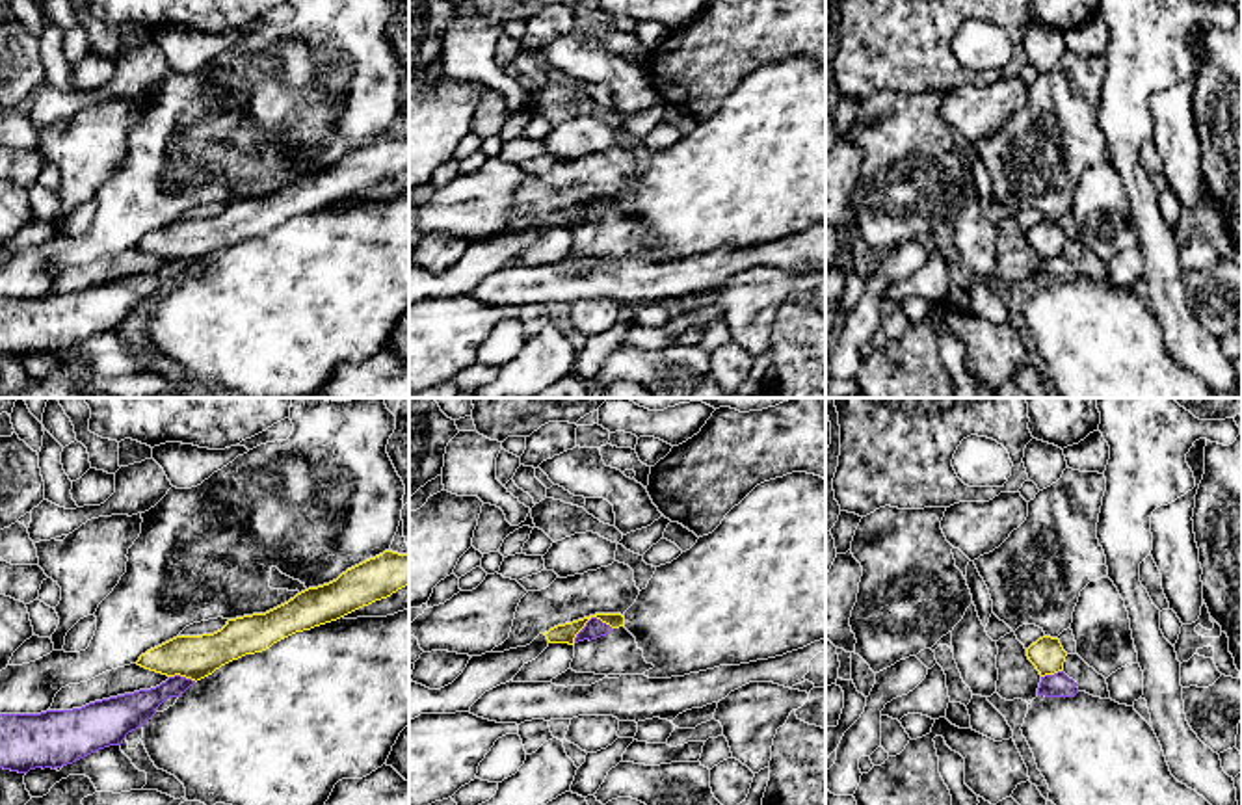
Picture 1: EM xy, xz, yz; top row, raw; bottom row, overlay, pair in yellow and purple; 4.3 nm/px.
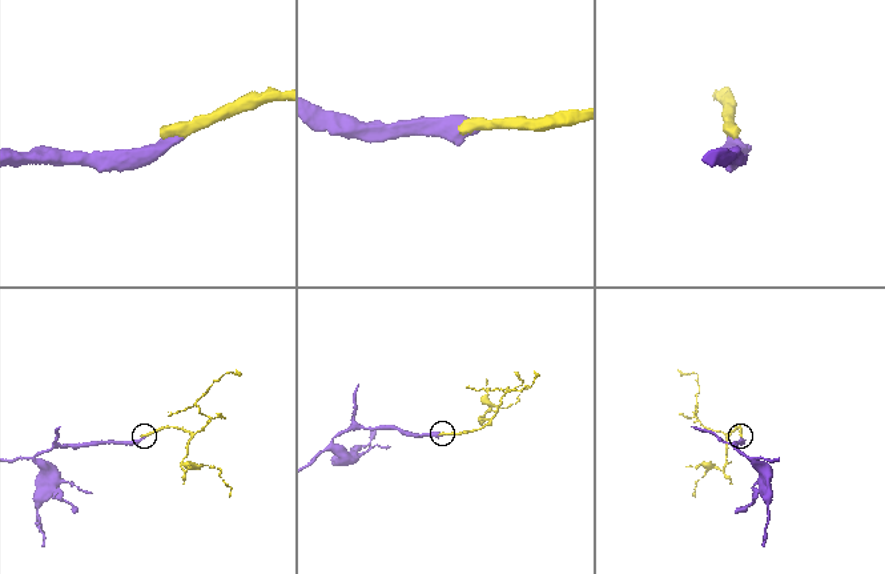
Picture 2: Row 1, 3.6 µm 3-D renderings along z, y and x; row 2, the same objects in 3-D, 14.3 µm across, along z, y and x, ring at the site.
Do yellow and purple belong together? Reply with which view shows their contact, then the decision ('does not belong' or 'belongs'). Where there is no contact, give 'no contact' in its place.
meets yellow in xz; does not belong

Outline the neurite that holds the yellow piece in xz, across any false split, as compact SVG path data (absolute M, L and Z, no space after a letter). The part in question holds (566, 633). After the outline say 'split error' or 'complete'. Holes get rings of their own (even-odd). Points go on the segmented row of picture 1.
M595 614L573 623L558 625L548 632L539 634L526 647L472 656L463 673L441 690L429 690L409 679L409 721L420 714L469 712L485 692L509 682L524 664L535 660L550 643L575 645L576 634L591 617L601 619L612 628L625 627L625 615L621 614Z; split error

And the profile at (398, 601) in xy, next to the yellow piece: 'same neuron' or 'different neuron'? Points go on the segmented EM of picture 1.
different neuron

